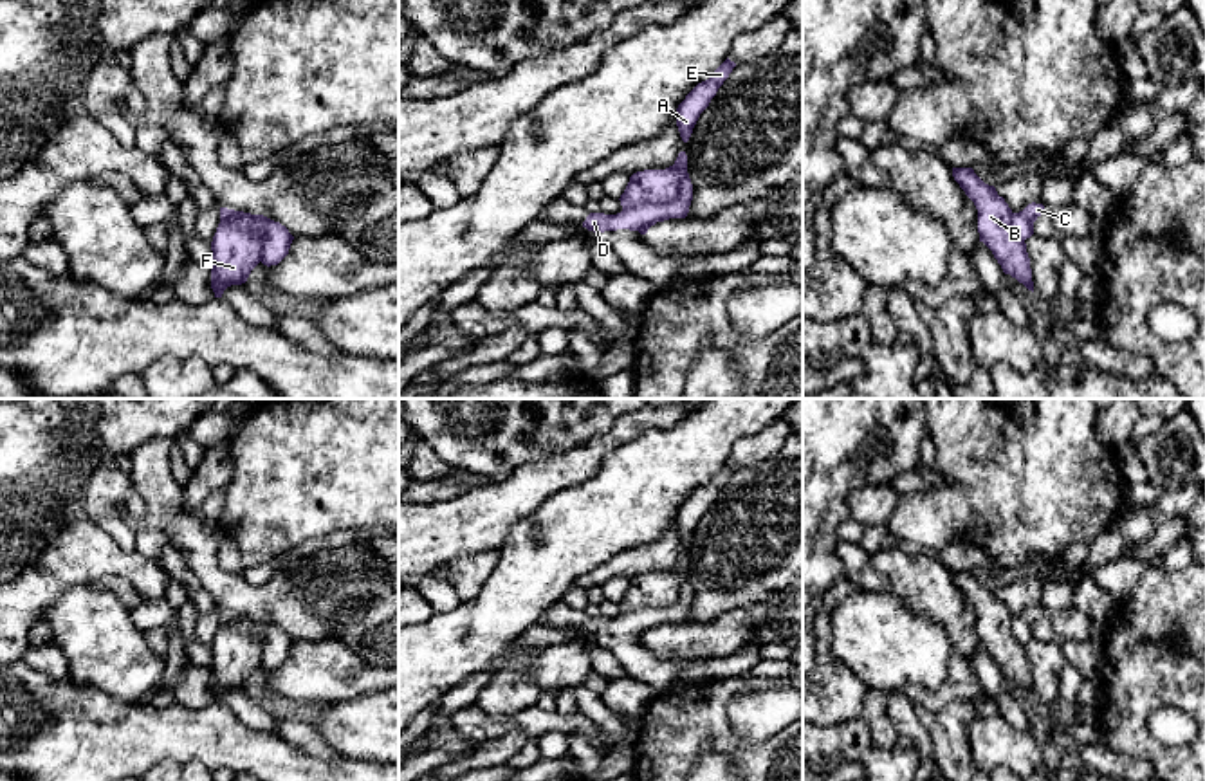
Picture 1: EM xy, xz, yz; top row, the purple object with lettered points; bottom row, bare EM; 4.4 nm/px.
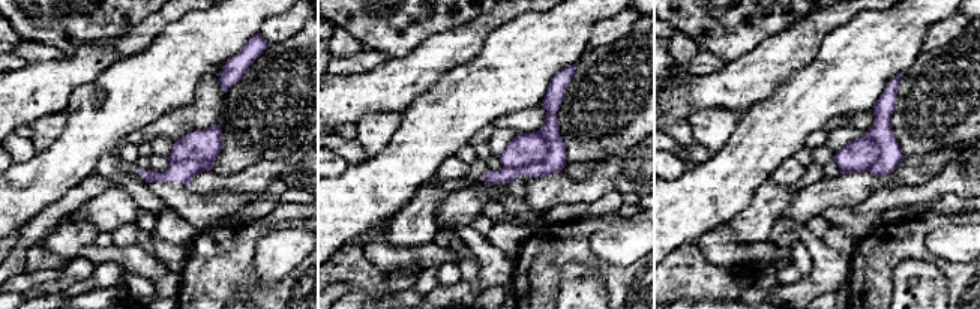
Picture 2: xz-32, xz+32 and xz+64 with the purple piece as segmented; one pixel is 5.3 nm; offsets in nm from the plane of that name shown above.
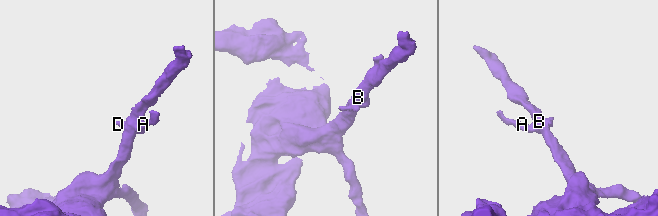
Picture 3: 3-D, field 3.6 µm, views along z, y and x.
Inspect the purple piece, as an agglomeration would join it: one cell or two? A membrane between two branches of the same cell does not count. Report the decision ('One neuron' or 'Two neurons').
Two neurons

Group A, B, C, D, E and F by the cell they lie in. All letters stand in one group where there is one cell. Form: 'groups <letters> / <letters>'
groups A C D E / B F

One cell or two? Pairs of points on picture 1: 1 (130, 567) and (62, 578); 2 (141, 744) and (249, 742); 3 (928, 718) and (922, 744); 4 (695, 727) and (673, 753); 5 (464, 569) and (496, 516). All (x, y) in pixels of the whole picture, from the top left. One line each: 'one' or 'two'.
1: one
2: one
3: two
4: one
5: two

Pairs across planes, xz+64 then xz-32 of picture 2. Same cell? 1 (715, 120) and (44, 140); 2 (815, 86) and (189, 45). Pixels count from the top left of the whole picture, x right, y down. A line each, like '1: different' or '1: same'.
1: same
2: same

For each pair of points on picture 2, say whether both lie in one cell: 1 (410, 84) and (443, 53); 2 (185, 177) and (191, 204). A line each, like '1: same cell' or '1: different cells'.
1: same cell
2: same cell

